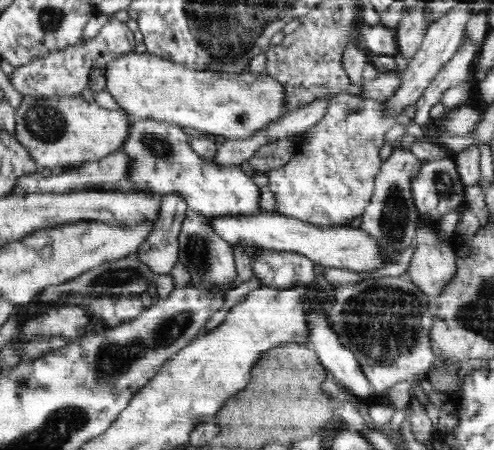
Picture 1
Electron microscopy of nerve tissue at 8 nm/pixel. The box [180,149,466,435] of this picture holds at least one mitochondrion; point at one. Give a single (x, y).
(386, 320)

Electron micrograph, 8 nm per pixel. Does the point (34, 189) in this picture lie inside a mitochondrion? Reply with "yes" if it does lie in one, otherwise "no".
no

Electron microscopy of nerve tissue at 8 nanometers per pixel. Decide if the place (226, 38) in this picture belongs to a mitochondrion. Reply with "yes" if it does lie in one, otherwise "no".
yes

